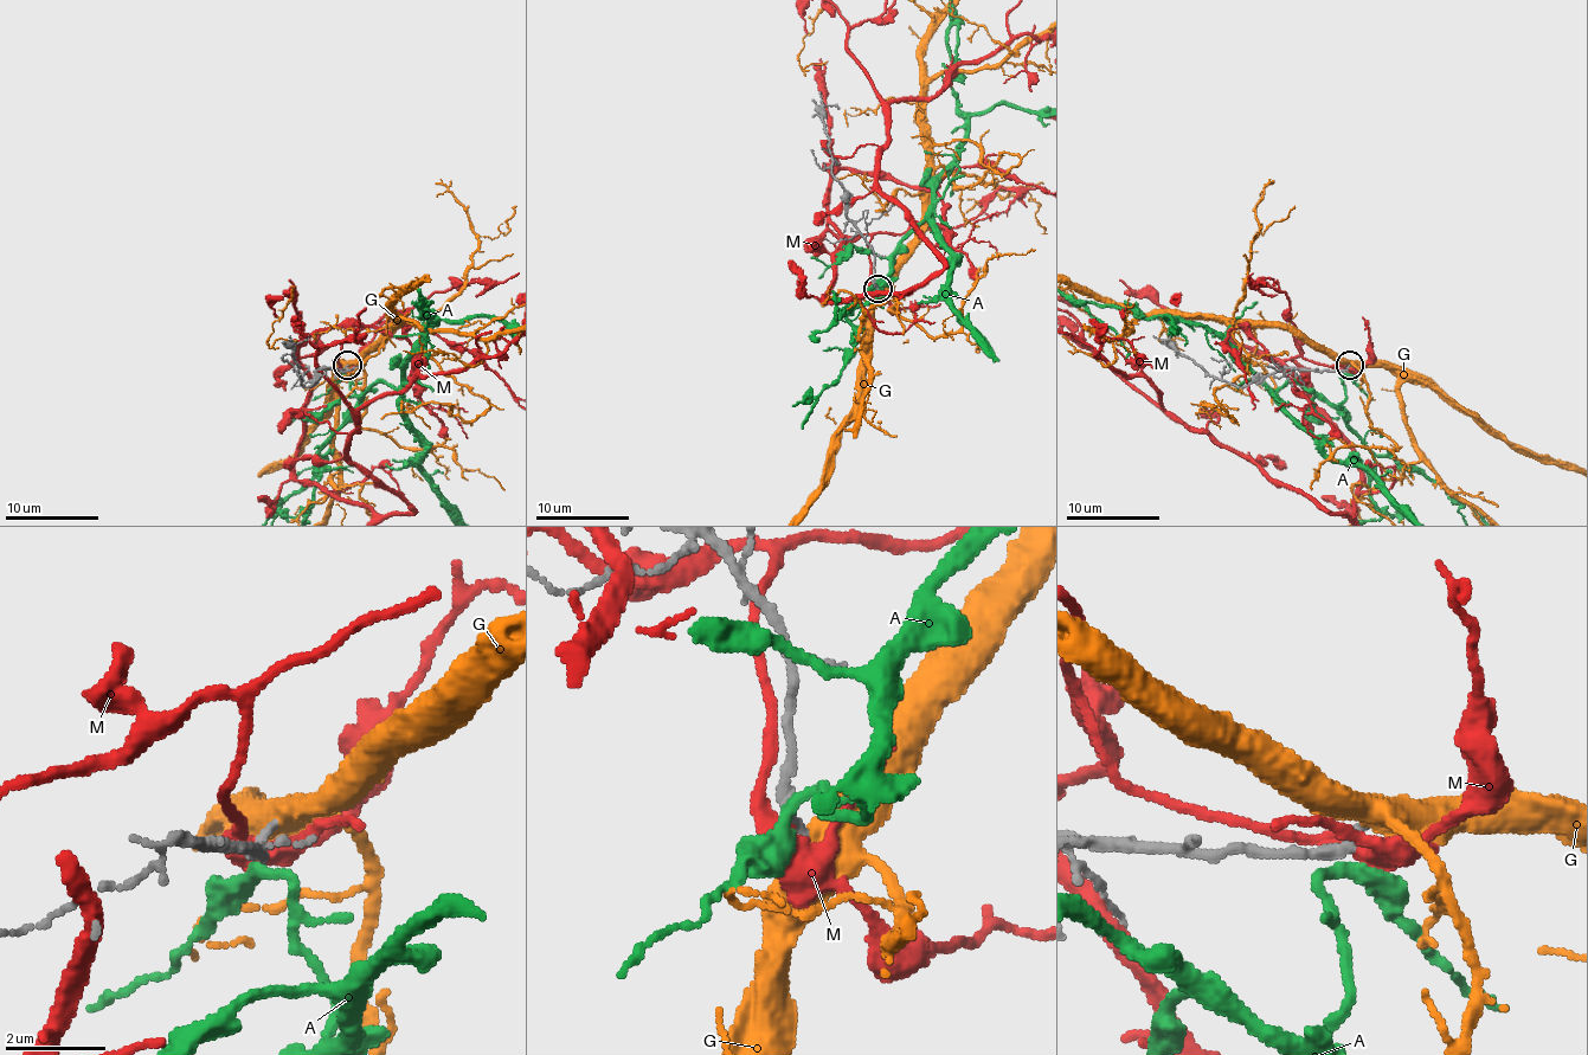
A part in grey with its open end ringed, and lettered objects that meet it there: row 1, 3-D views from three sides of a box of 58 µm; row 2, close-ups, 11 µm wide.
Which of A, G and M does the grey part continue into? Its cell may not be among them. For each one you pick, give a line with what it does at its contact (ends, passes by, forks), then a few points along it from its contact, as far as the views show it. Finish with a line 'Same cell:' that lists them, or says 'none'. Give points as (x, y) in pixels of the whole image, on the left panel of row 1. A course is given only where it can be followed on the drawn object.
Same cell: none

